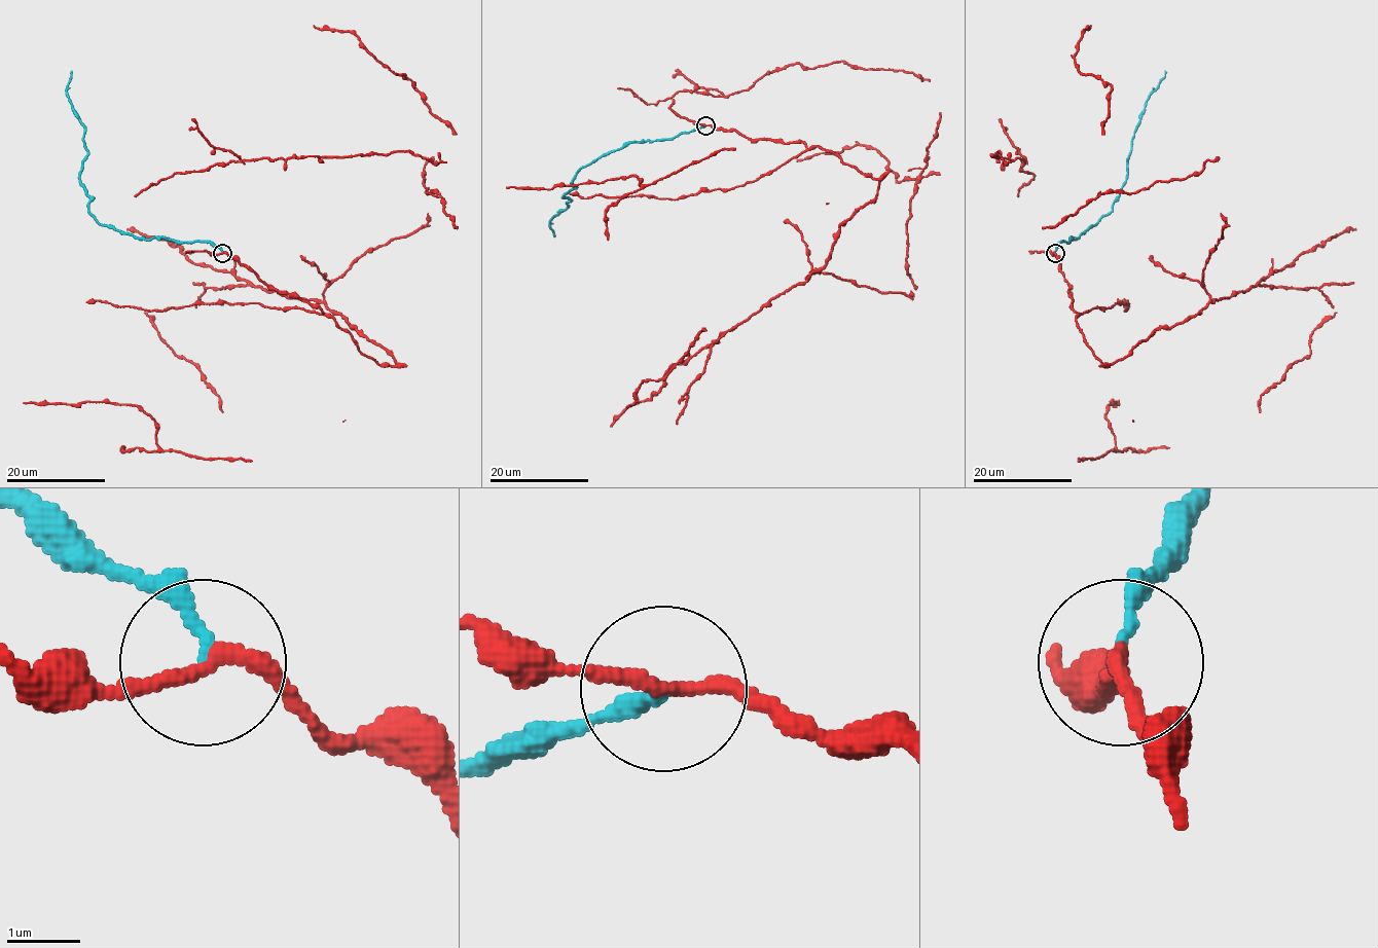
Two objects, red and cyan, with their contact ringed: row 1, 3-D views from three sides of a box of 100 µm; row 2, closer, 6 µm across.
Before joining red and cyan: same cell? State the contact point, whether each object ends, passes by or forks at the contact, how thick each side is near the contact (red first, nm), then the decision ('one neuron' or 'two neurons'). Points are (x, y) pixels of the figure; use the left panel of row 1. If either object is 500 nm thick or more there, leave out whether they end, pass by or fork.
(222, 253) | red passes by | cyan ends | 200/130 nm | two neurons

